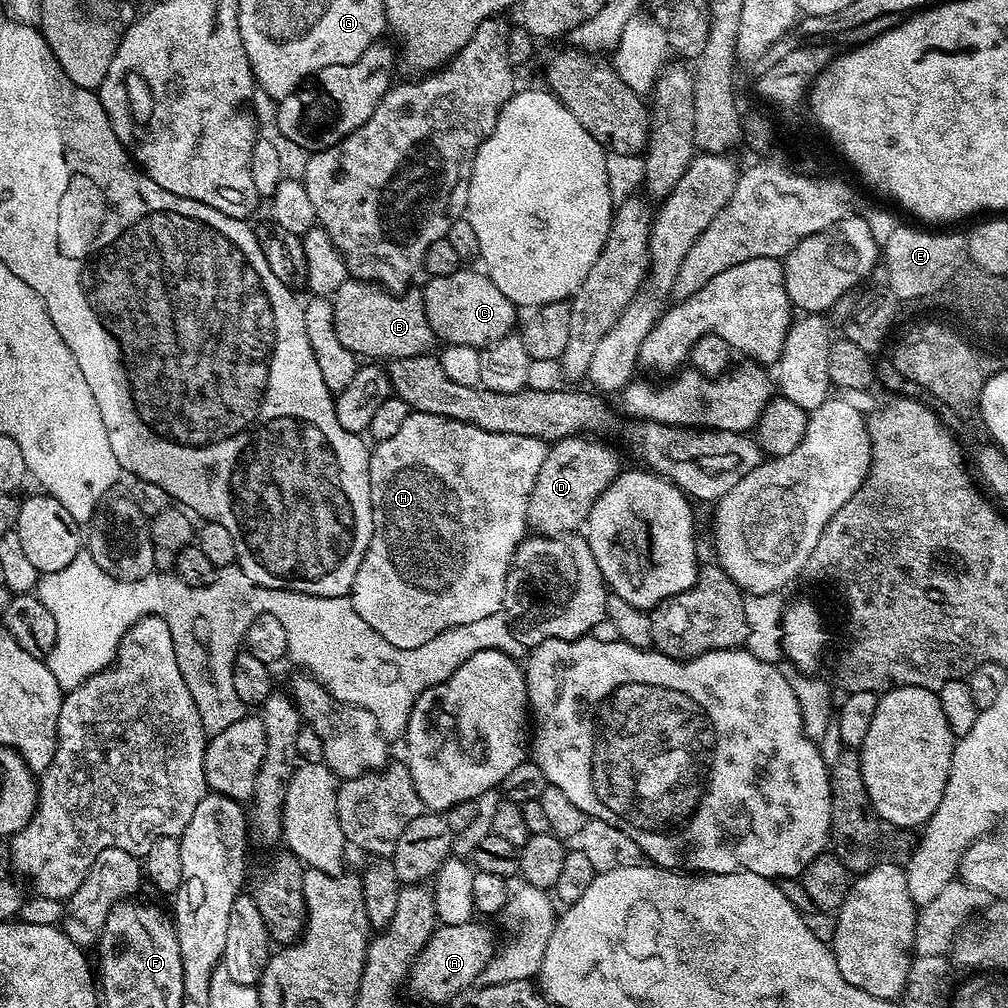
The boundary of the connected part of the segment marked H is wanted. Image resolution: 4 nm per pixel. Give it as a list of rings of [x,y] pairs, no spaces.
[[[409,411],[406,423],[398,429],[398,434],[379,441],[370,452],[370,470],[368,471],[368,491],[372,495],[372,537],[368,543],[366,554],[358,566],[358,574],[354,574],[354,582],[350,599],[354,610],[390,646],[399,648],[417,648],[430,638],[442,634],[447,628],[466,626],[466,622],[479,622],[487,618],[491,612],[501,611],[504,607],[504,591],[508,571],[512,568],[512,559],[518,547],[529,531],[528,503],[534,490],[534,482],[538,478],[538,470],[542,470],[542,462],[548,456],[549,445],[539,436],[519,436],[518,434],[498,434],[487,432],[476,424],[467,424],[451,420],[445,416],[435,416],[425,412]]]

